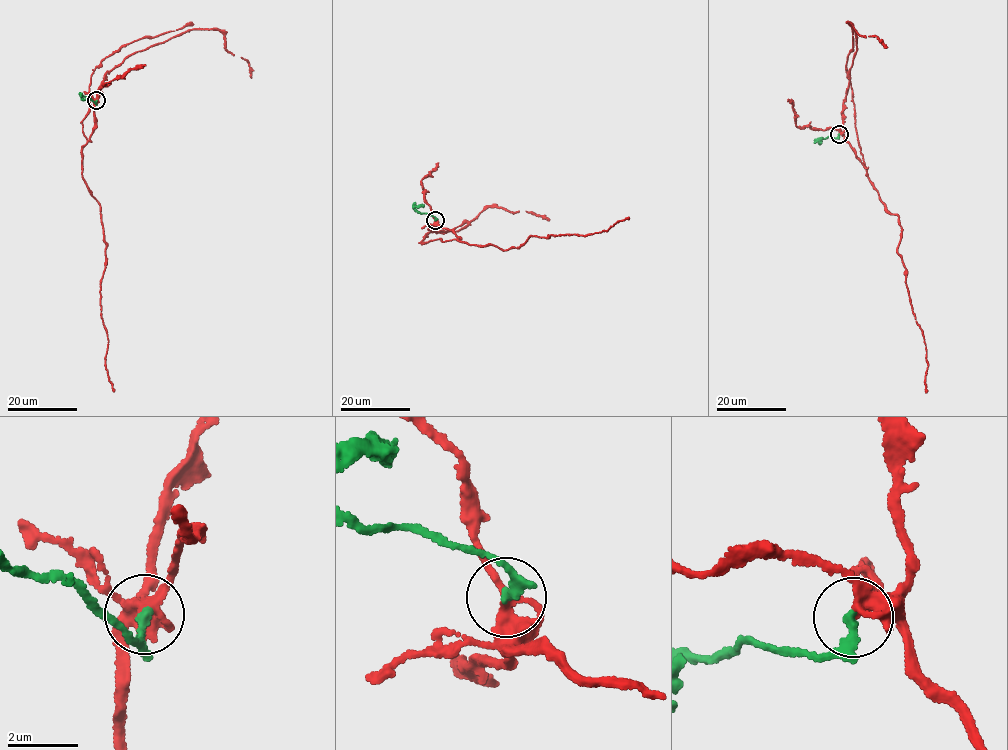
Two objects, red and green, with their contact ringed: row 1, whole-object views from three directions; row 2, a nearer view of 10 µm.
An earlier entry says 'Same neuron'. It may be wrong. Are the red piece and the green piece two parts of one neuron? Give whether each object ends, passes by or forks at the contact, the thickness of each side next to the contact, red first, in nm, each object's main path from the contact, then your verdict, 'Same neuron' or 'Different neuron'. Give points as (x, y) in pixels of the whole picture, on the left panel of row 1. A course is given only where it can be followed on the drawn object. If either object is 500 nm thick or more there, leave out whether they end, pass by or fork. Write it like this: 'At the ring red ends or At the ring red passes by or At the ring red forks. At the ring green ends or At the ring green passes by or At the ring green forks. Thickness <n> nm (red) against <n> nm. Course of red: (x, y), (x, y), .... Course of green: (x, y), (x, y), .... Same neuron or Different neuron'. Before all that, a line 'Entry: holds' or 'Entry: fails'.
Entry: holds
At the ring red forks. At the ring green ends. Thickness 280 nm (red) against 240 nm. Course of red: (96, 100), (95, 125), (81, 162), (83, 178), (97, 201), (106, 245), (101, 315), (114, 392). Course of green: (96, 100), (95, 103), (81, 94), (83, 99), (90, 97). Same neuron

